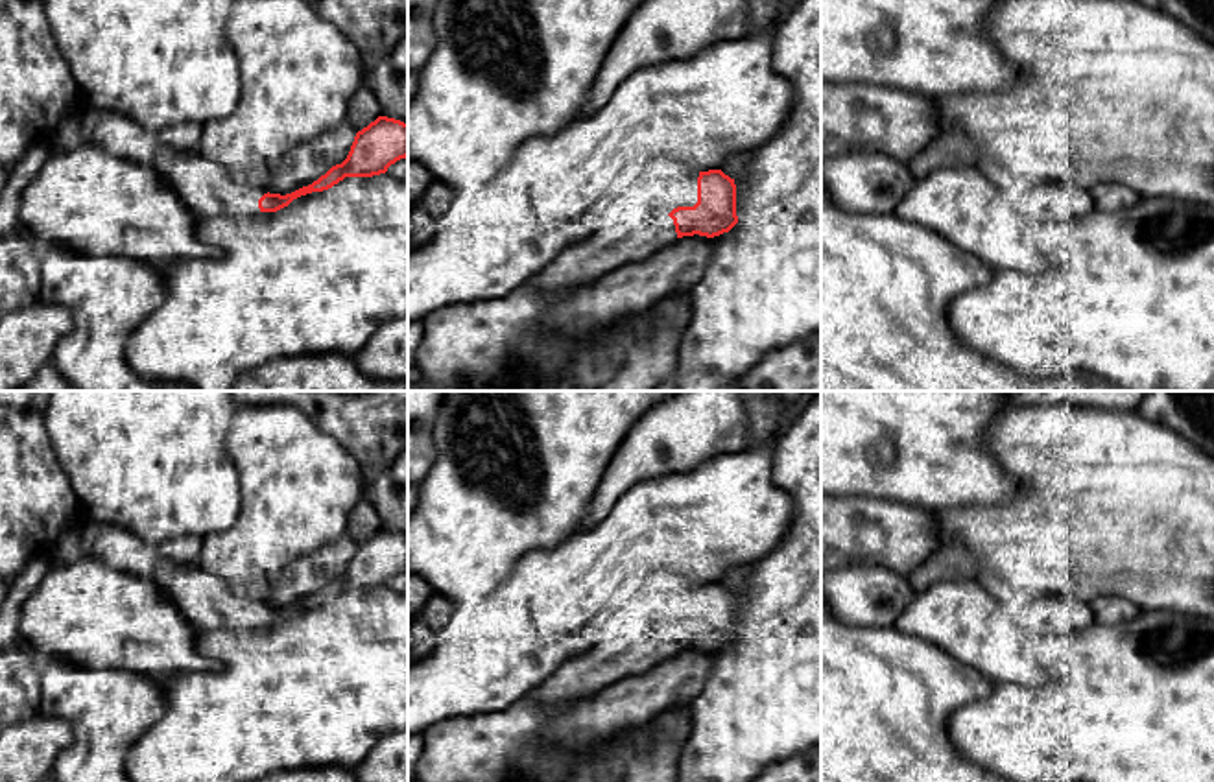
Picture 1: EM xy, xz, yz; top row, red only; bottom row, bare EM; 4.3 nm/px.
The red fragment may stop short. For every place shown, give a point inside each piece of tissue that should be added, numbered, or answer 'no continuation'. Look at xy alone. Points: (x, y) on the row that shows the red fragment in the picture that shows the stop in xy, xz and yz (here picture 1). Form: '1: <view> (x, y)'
1: xy (203, 187)

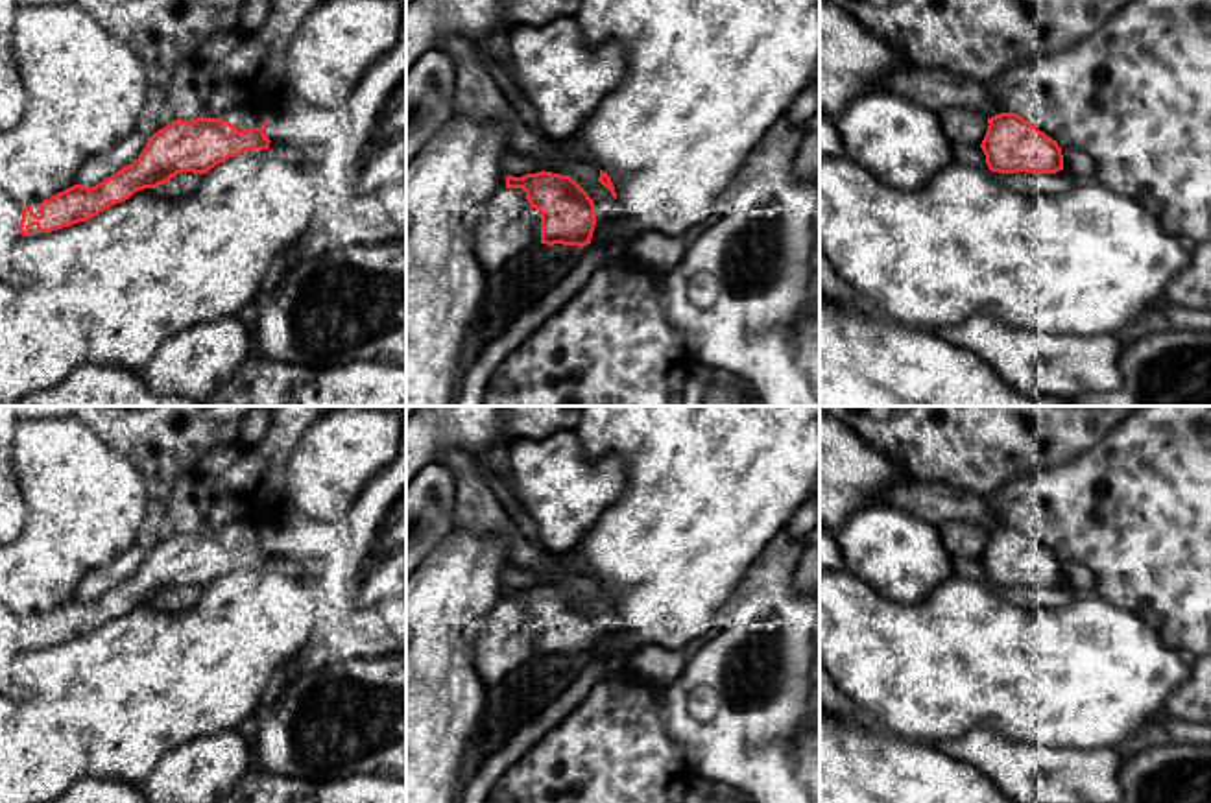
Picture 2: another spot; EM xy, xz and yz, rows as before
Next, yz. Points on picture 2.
no continuation

